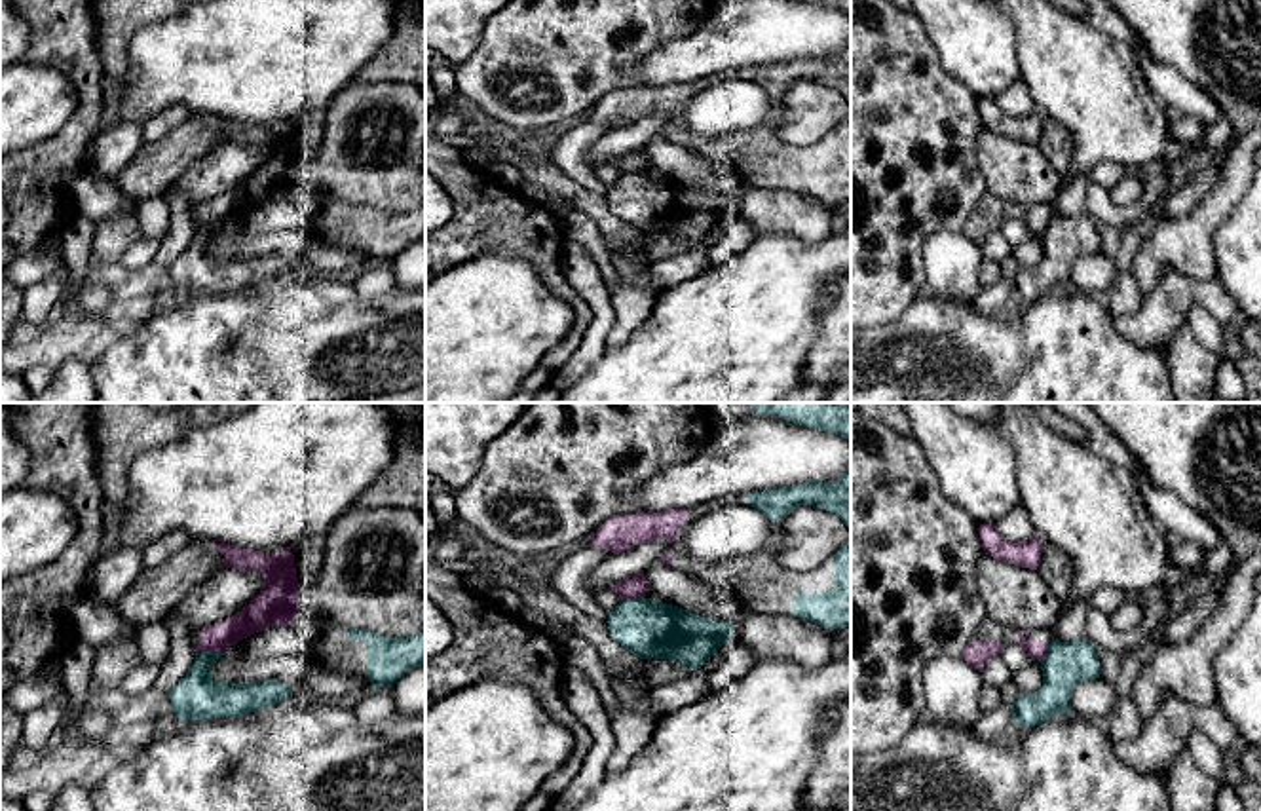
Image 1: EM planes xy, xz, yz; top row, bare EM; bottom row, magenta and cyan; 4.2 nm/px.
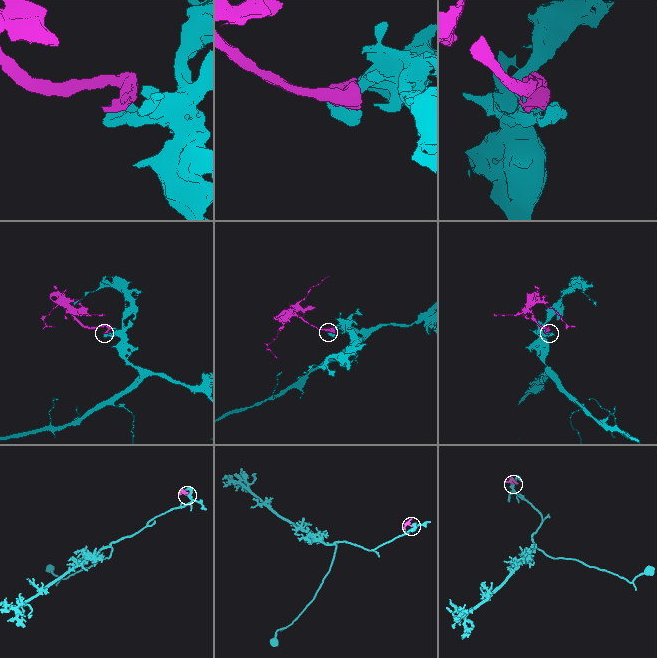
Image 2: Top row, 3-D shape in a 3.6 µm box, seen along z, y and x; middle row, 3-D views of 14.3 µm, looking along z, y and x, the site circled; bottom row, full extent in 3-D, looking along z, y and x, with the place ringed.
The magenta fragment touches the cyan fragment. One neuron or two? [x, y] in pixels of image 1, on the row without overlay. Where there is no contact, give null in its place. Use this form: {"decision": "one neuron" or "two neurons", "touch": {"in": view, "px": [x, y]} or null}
{"decision": "one neuron", "touch": {"in": "xy", "px": [211, 225]}}

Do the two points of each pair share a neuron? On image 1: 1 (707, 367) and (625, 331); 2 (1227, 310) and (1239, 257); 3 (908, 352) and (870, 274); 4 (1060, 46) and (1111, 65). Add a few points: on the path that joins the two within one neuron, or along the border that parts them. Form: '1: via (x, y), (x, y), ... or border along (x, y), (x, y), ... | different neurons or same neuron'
1: border along (656, 295), (650, 316), (623, 342), (608, 346) | different neurons
2: border along (1216, 280), (1241, 314) | different neurons
3: border along (920, 297), (897, 318), (870, 327) | different neurons
4: via (1073, 59), (1079, 65), (1098, 65) | same neuron

